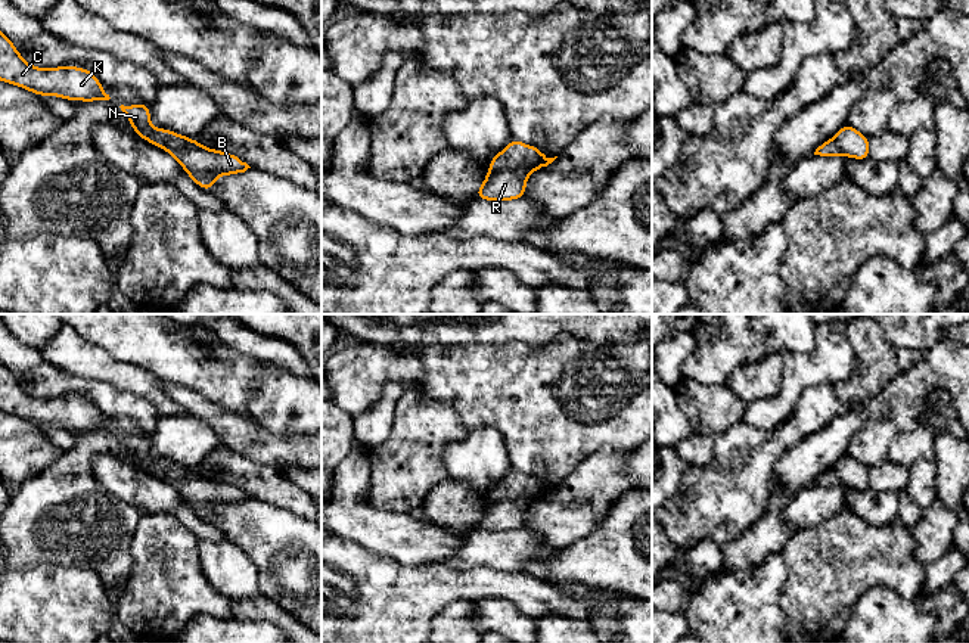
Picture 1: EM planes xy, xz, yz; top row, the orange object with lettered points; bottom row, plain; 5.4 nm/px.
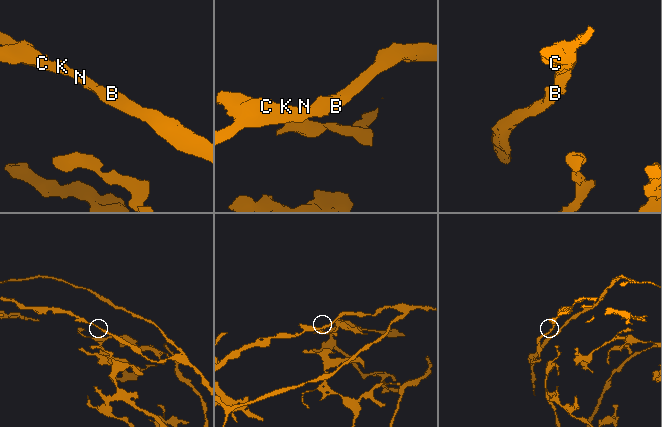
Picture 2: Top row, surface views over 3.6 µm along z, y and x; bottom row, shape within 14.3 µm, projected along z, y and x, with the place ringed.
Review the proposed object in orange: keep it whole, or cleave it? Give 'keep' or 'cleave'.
keep

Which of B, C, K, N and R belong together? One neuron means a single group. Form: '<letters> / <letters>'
B C K N R

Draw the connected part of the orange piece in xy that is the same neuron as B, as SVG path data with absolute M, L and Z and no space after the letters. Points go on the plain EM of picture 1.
M146 434L121 435L119 438L130 450L137 466L174 487L186 504L206 522L211 521L220 506L235 506L251 498L239 487L224 481L208 479L195 469L168 459L155 460L150 454L150 438Z

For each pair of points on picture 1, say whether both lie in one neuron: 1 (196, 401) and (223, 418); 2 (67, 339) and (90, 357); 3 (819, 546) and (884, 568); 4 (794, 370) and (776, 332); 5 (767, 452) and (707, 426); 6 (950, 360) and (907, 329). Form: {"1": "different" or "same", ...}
{"1": "same", "2": "same", "3": "same", "4": "different", "5": "different", "6": "different"}

